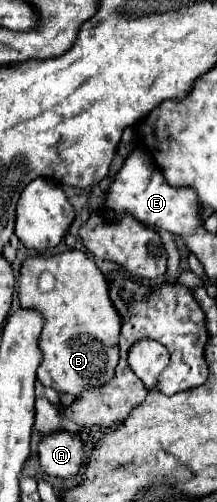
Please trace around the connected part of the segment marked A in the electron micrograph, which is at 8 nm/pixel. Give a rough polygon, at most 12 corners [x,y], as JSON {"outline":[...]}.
{"outline":[[51,433],[39,463],[51,477],[73,479],[83,467],[83,441]]}

